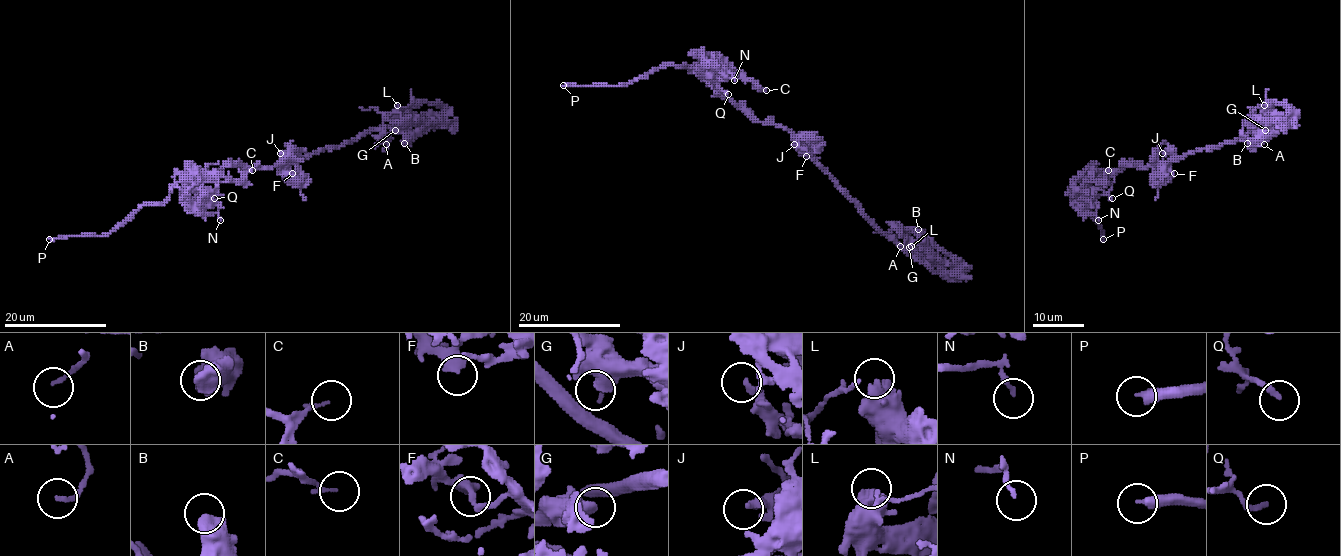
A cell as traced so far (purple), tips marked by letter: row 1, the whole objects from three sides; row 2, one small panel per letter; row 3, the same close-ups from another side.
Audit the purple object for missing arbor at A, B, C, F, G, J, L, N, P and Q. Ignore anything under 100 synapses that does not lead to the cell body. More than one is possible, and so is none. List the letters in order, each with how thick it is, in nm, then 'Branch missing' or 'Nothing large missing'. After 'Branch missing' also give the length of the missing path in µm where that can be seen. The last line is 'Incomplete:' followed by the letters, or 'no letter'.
A: Thickness 150 nm. Nothing large missing
B: Thickness 600 nm. Nothing large missing
C: Thickness 120 nm. Nothing large missing
F: Thickness 280 nm. Nothing large missing
G: Thickness 650 nm. Nothing large missing
J: Thickness 280 nm. Nothing large missing
L: Thickness 380 nm. Nothing large missing
N: Thickness 150 nm. Nothing large missing
P: Thickness 360 nm. Branch missing. Missing length about 40 µm
Q: Thickness 200 nm. Nothing large missing
Incomplete: P

